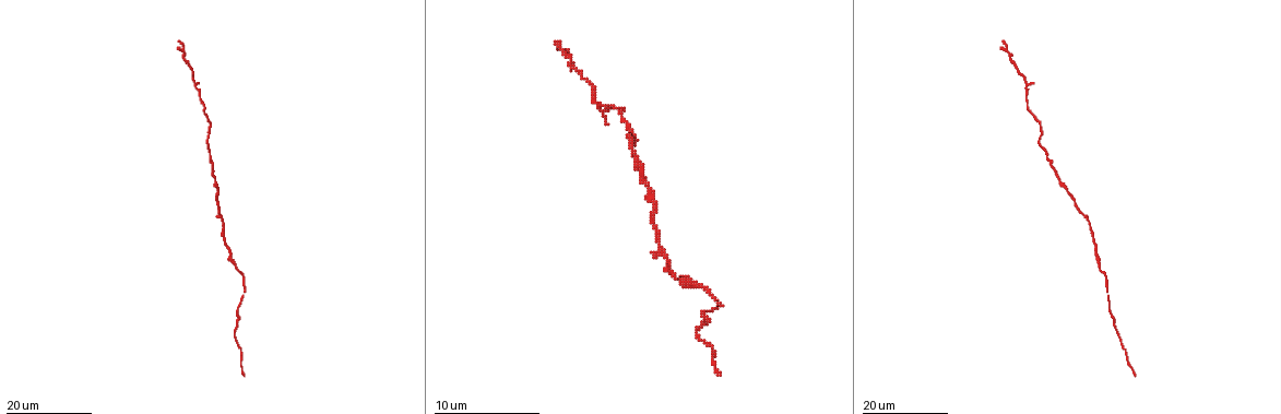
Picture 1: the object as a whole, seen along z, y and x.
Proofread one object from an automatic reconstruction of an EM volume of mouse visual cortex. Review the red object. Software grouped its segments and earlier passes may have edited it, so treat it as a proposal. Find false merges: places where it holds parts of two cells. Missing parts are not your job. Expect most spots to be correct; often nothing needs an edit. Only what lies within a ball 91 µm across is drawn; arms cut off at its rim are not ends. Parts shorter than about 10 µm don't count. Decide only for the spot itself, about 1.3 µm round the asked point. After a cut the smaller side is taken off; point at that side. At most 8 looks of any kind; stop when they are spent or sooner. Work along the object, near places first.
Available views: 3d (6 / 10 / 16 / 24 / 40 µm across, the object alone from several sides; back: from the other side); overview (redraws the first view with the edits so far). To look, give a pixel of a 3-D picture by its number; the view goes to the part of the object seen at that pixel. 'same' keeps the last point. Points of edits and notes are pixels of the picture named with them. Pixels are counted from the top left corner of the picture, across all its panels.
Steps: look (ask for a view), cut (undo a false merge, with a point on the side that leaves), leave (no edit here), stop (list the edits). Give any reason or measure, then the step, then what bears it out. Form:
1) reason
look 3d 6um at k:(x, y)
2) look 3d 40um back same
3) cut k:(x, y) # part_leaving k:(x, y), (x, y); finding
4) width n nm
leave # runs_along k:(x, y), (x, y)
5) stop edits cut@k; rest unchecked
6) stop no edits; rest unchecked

calibre changes
look 3d 16um at 1:(209, 137)

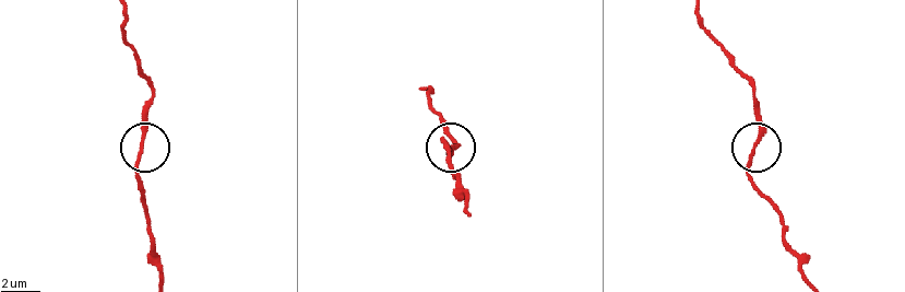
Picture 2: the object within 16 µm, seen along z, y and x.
zoom in
look 3d 10um at 2:(756, 139)

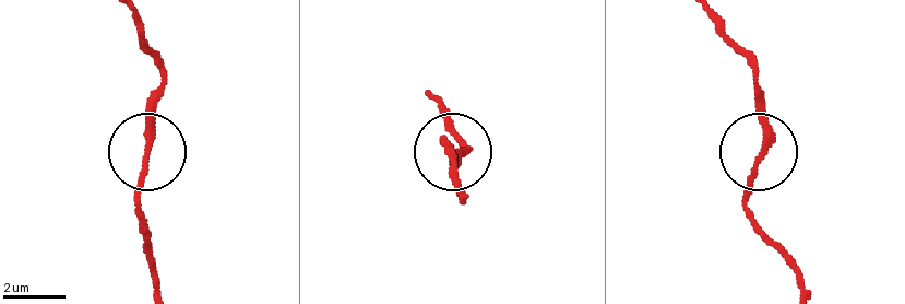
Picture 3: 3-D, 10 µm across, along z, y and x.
leave # runs_along 3:(156, 281), (133, 195), (149, 148), (149, 101), (165, 63); continuous, no second cell

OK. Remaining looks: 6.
three-way junction
look 3d 16um at 1:(1028, 83)

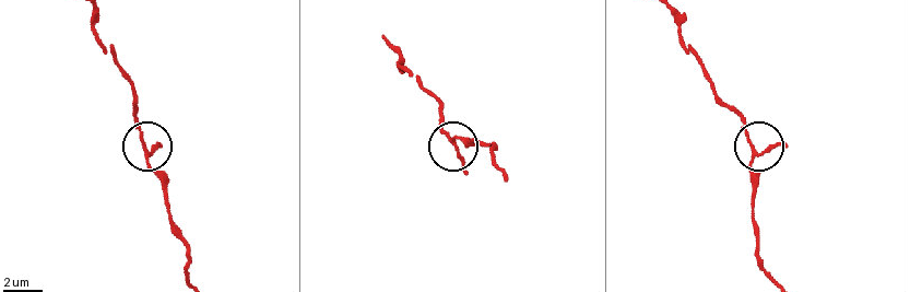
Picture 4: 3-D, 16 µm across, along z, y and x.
zoom in
look 3d 10um at 4:(451, 140)

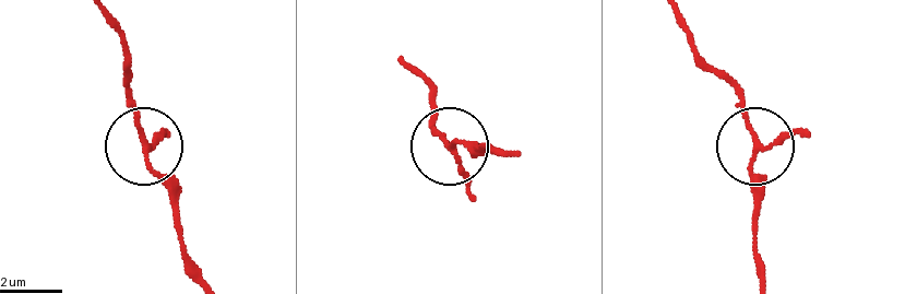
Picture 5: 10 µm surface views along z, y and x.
arms 3
leave # runs_along 5:(205, 279), (185, 248), (169, 185), (145, 154), (124, 78); continuous, no second cell

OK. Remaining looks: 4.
thick turns thin
look 3d 16um at 1:(1099, 262)

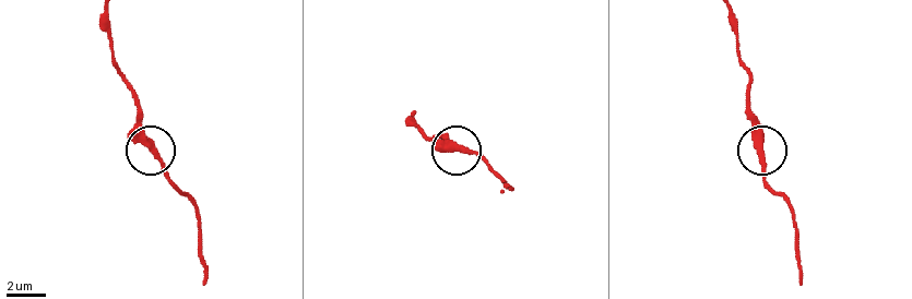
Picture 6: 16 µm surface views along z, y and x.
closer look
look 3d 10um at 6:(760, 155)

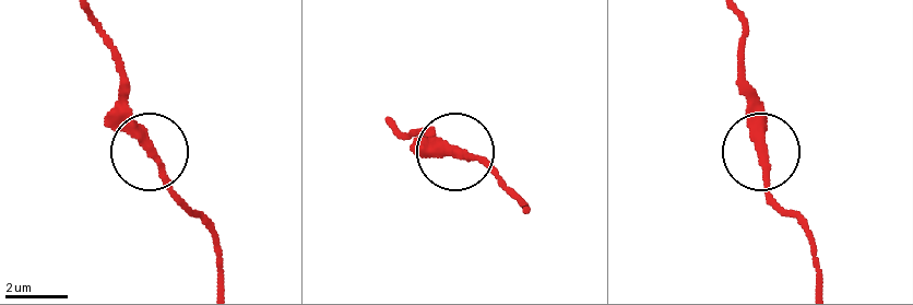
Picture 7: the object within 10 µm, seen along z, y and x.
leave # runs_along 7:(739, 21), (745, 107), (766, 186), (782, 207); all the same cell

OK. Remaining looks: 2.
sudden change in width
look 3d 24um at 1:(1060, 183)

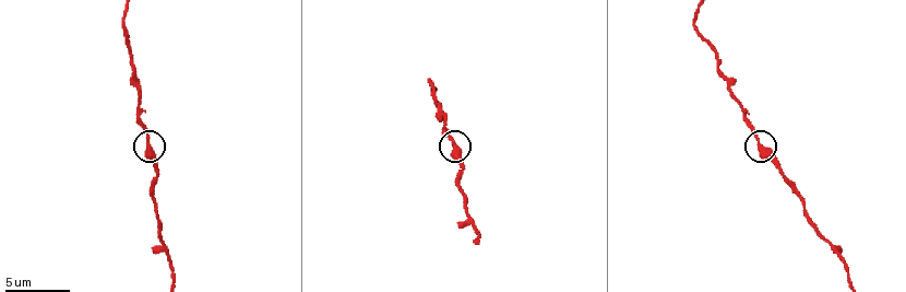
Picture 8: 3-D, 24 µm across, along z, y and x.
zoom in
look 3d 6um at 8:(148, 148)

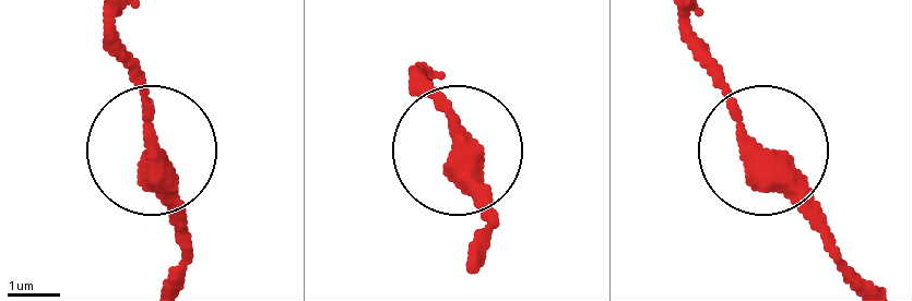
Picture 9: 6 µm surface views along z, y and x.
leave # runs_along 9:(174, 278), (186, 226), (121, 48); all the same cell

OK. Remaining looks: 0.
stop no edits; rest unchecked

